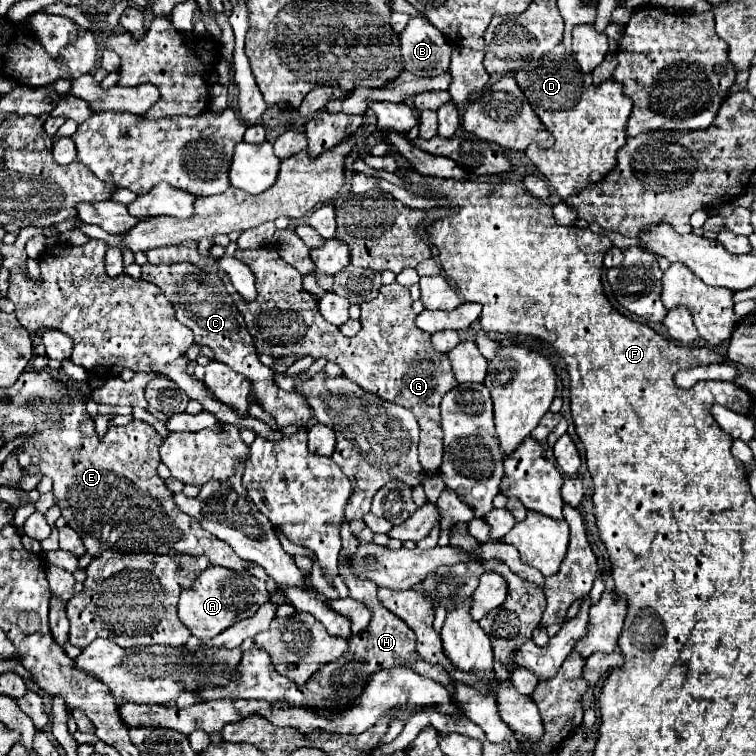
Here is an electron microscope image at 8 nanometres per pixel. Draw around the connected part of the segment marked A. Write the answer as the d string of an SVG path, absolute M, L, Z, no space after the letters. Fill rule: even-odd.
M210 565L190 589L182 591L178 601L178 617L192 631L194 637L210 639L222 633L224 629L232 627L234 623L252 617L258 611L258 607L268 599L270 593L266 589L266 583L256 579L254 575L238 575L236 571L230 571L226 567Z

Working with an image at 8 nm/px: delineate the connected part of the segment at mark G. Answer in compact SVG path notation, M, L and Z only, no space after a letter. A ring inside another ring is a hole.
M185 241L182 245L162 247L148 251L146 257L154 265L170 265L170 263L194 263L206 273L218 273L224 279L228 293L232 295L238 311L244 315L246 327L254 339L254 345L260 353L268 353L274 357L324 357L326 361L334 361L342 367L344 377L358 383L364 391L370 391L386 401L394 401L414 413L420 425L420 463L424 471L438 471L442 463L442 429L440 429L440 409L438 403L450 387L456 387L454 373L450 371L450 361L442 353L436 353L430 347L430 335L420 331L414 325L416 313L412 311L412 297L406 287L396 281L390 285L382 285L378 297L360 305L362 329L356 337L342 337L342 333L326 323L318 313L318 303L312 293L302 287L302 275L278 255L274 247L260 247L248 251L236 251L236 259L246 263L256 275L258 297L252 303L246 303L236 289L232 287L228 275L218 271L202 259L196 251L198 241Z

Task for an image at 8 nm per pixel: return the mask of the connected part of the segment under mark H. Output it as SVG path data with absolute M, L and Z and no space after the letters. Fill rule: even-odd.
M342 521L342 555L338 559L340 563L340 577L344 579L344 583L350 589L350 597L356 599L358 603L364 603L370 611L372 611L372 621L368 625L366 631L362 631L360 637L352 637L348 643L348 653L344 653L340 659L326 663L326 667L322 671L326 671L326 677L322 677L322 691L342 691L342 697L360 697L362 691L366 689L366 683L370 681L370 677L380 671L380 669L392 669L392 667L414 667L416 673L430 677L434 681L438 681L440 685L450 685L450 673L438 665L438 663L426 663L416 651L414 651L414 631L410 631L410 627L406 627L406 623L402 623L394 613L386 611L386 607L382 607L382 603L378 603L376 591L378 587L374 587L374 583L364 581L364 579L356 579L350 571L348 571L348 559L354 553L354 547L358 545L356 537L352 535L348 521Z

